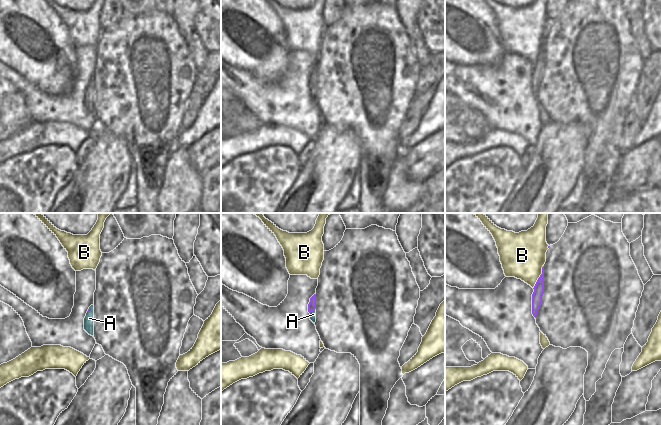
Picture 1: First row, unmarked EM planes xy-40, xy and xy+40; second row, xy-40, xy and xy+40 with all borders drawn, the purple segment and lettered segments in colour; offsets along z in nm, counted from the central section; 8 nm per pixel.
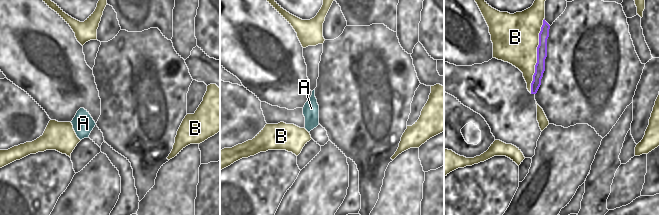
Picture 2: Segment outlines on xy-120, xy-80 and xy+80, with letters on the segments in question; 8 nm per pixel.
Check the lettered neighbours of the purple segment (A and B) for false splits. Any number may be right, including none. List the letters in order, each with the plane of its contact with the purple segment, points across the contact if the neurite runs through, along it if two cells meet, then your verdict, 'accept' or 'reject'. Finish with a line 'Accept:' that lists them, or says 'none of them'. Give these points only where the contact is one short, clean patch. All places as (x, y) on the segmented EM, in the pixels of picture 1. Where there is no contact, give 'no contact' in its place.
A: xy | across xy (312, 304), (312, 311), (313, 314) | accept
B: xy+40 | reject
Accept: A

